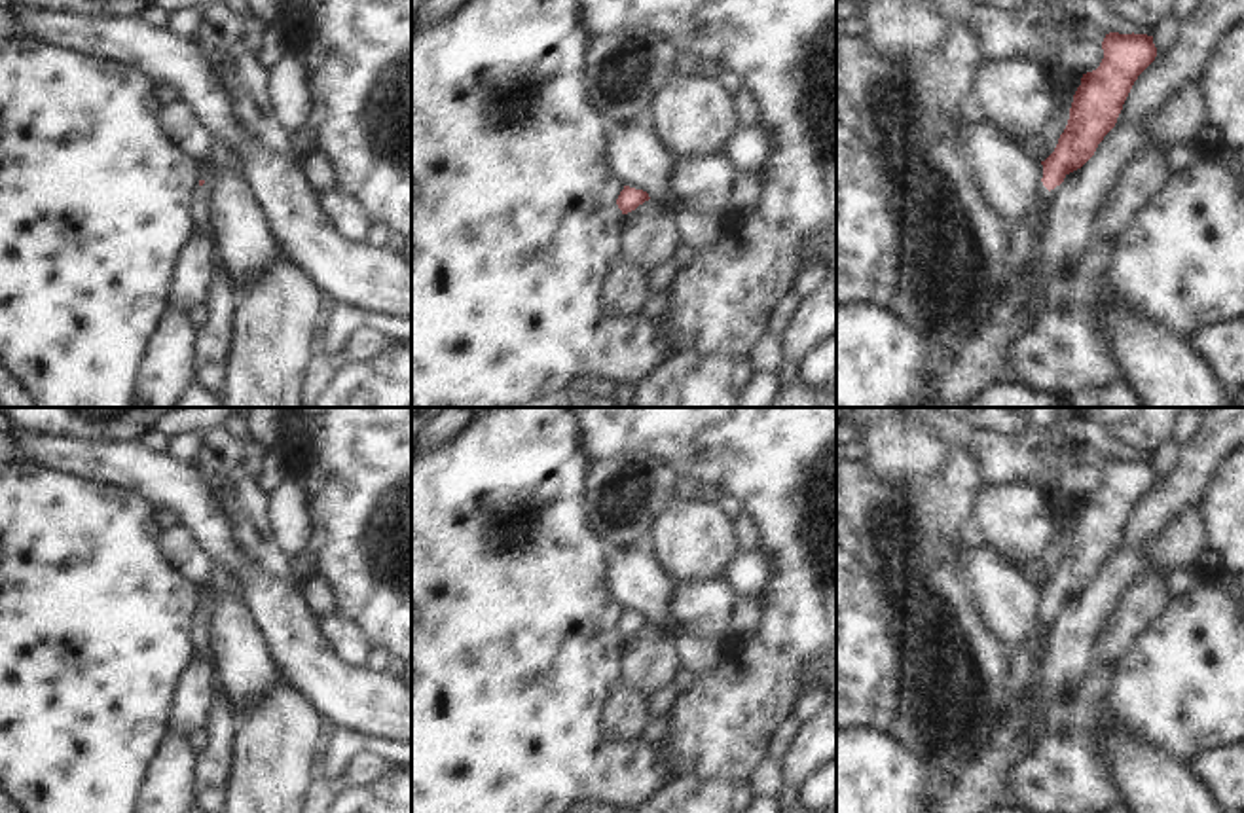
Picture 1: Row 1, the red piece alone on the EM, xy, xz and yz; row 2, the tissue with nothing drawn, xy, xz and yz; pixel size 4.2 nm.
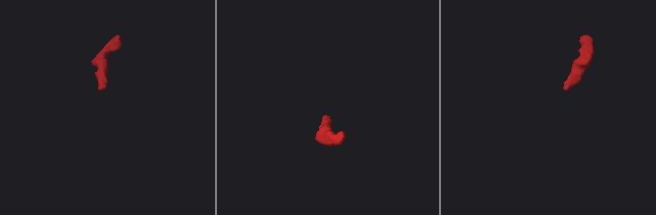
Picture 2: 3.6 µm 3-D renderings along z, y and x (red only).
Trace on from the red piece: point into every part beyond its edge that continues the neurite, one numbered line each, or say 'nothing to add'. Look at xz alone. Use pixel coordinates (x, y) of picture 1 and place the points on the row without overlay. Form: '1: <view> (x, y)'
nothing to add

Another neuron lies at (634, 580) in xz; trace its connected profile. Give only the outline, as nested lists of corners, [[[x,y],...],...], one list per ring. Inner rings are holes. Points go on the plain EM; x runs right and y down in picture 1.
[[[637,548],[609,550],[605,587],[624,608],[643,614],[650,623],[668,618],[673,580],[658,567],[652,553]]]

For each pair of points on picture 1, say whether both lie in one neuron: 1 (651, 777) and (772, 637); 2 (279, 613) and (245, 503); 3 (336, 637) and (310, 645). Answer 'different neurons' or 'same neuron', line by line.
1: different neurons
2: different neurons
3: different neurons

